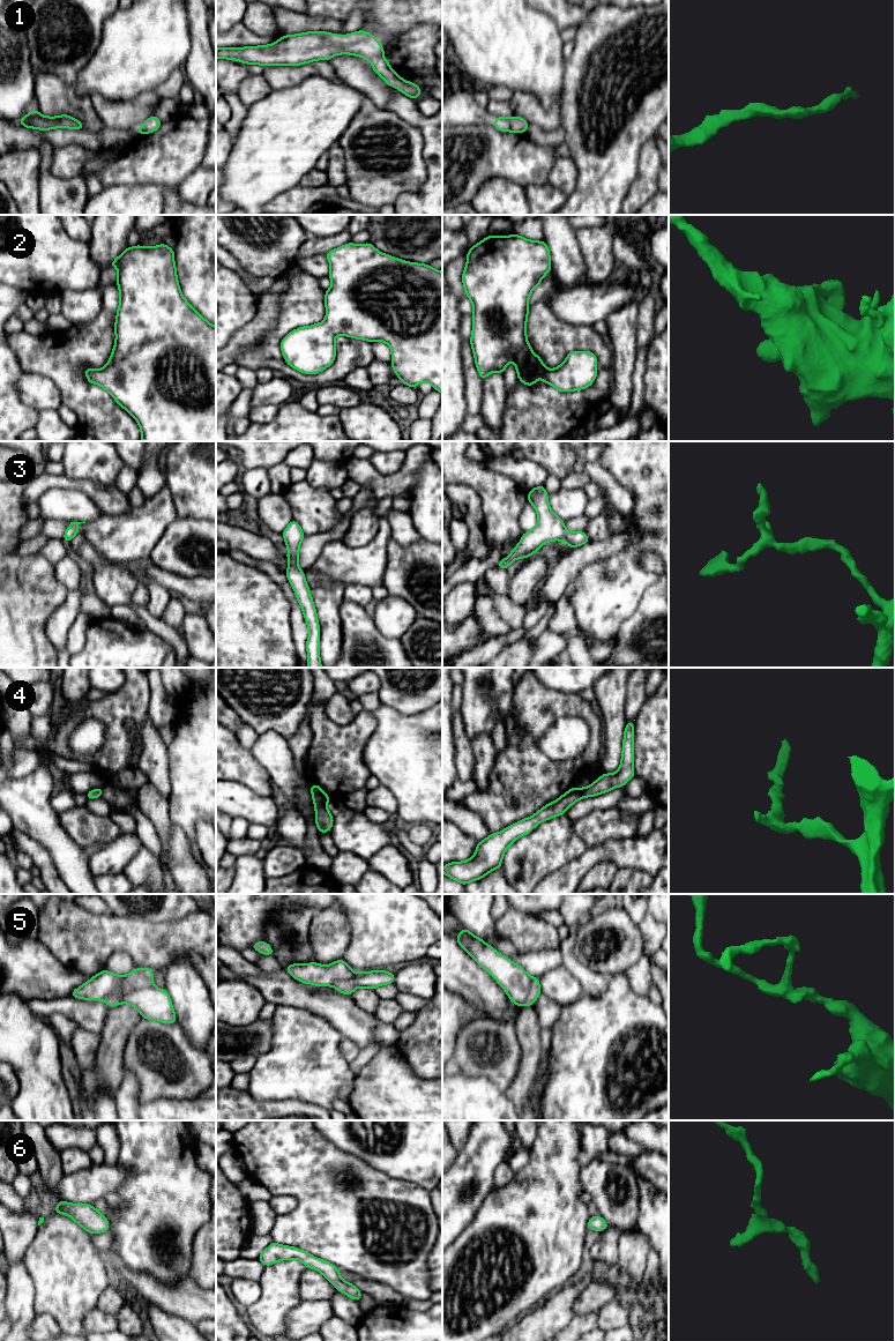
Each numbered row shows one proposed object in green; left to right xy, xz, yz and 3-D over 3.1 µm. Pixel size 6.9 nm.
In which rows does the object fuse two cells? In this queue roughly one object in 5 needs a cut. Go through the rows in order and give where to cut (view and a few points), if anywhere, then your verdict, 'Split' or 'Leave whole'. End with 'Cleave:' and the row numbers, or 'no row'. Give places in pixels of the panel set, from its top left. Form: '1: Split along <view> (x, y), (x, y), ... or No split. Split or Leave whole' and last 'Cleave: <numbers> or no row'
1: No split. Leave whole
2: No split. Leave whole
3: No split. Leave whole
4: No split. Leave whole
5: No split. Leave whole
6: No split. Leave whole
Cleave: no row

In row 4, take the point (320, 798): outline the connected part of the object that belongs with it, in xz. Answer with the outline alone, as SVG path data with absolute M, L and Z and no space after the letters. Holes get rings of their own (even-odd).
M311 783L311 792L315 807L315 824L319 833L327 833L333 827L333 815L327 809L327 803L331 799L318 784Z

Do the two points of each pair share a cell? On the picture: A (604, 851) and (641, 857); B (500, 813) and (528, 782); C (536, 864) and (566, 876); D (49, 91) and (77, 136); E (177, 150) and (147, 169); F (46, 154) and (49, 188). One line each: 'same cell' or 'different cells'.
A: same cell
B: same cell
C: different cells
D: different cells
E: same cell
F: same cell

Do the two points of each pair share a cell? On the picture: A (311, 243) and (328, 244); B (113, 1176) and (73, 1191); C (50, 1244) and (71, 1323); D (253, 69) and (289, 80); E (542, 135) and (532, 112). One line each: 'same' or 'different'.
A: same
B: same
C: same
D: different
E: different

